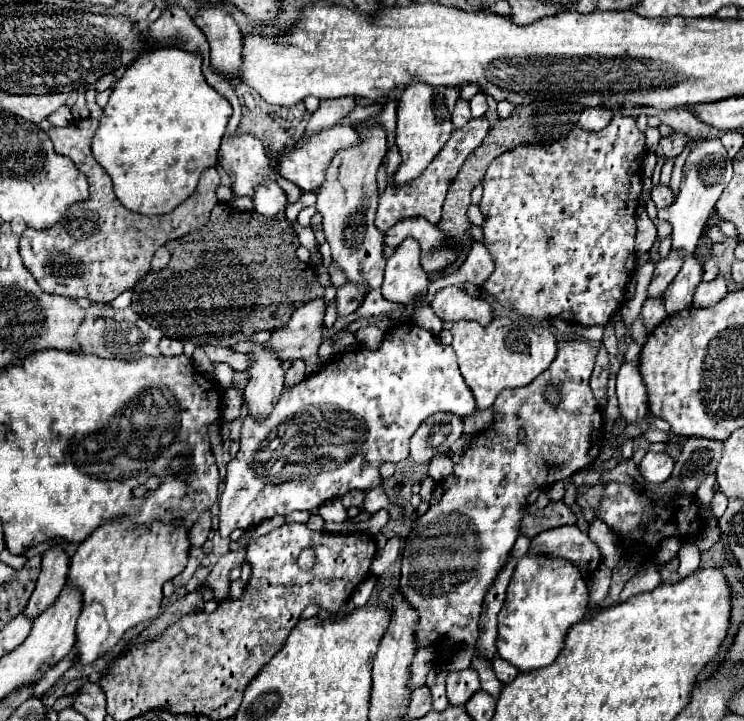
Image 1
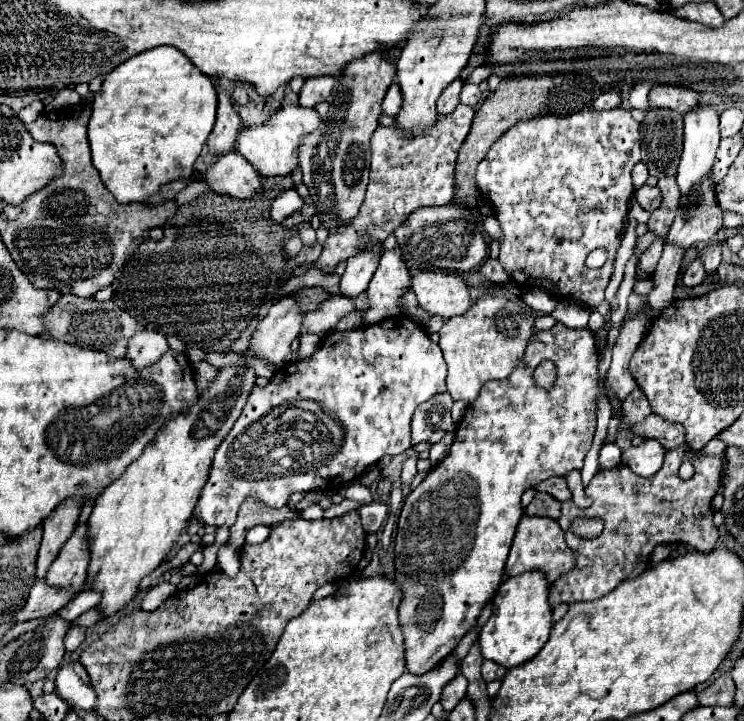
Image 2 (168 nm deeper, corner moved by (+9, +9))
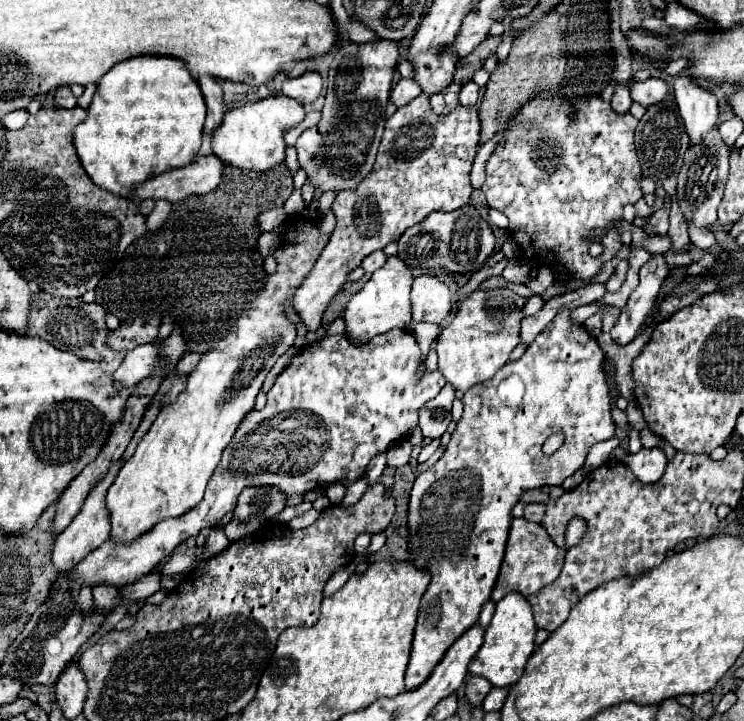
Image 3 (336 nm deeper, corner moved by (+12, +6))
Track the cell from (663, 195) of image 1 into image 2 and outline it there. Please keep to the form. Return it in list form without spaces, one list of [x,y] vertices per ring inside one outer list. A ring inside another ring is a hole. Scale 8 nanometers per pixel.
[[[643,186],[635,192],[635,198],[639,202],[639,206],[647,212],[653,212],[655,208],[659,208],[661,204],[661,190],[659,188],[649,188],[649,186]]]

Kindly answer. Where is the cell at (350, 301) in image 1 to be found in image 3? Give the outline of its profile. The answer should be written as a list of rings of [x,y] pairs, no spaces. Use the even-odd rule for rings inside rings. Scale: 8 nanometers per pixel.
[[[374,251],[374,253],[370,253],[366,259],[362,259],[360,267],[364,269],[366,275],[370,275],[370,273],[374,273],[376,269],[380,269],[384,263],[386,263],[386,255],[384,255],[384,251]]]

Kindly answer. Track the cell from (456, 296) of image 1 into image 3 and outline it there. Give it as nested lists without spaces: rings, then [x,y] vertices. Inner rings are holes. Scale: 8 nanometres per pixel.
[[[420,275],[412,285],[412,319],[440,323],[450,315],[452,293],[446,283],[432,275]]]

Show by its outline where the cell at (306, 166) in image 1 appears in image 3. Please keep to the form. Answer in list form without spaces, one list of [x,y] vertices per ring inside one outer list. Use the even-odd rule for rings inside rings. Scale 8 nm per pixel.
[[[276,95],[252,105],[228,109],[220,129],[216,129],[212,135],[214,155],[220,157],[226,165],[238,169],[268,171],[272,167],[278,167],[284,163],[284,153],[288,147],[284,141],[286,131],[298,127],[304,121],[304,117],[304,107],[294,99],[288,99],[286,95]]]

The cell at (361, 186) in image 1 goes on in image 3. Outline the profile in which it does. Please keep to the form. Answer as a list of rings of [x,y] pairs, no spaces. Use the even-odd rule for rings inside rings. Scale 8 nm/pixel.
[[[388,39],[376,43],[346,43],[330,63],[328,89],[322,119],[316,127],[306,129],[298,141],[298,161],[306,171],[316,195],[326,191],[352,191],[370,171],[384,131],[384,111],[392,89],[398,45]]]

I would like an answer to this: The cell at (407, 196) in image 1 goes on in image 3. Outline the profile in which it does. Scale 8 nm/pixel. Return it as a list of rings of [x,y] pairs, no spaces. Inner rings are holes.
[[[422,93],[412,103],[400,107],[388,121],[382,135],[382,143],[376,155],[374,169],[354,191],[340,191],[332,203],[332,211],[336,217],[336,229],[330,235],[330,241],[320,253],[320,259],[304,279],[304,283],[294,293],[294,311],[300,315],[302,323],[308,331],[320,327],[322,313],[330,299],[340,291],[346,283],[348,271],[360,265],[360,261],[376,249],[384,249],[388,243],[396,241],[408,227],[420,223],[432,211],[454,211],[468,203],[472,185],[470,185],[470,169],[474,155],[480,143],[480,119],[476,107],[458,105],[450,115],[436,115],[430,109],[428,97]]]

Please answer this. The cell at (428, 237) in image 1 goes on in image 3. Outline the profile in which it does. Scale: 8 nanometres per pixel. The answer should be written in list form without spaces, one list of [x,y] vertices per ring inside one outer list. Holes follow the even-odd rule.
[[[464,205],[450,213],[432,213],[414,227],[410,227],[398,239],[398,257],[410,269],[442,267],[450,273],[464,275],[480,271],[486,265],[488,257],[492,255],[494,245],[496,239],[492,227],[488,227],[488,221],[472,205]]]

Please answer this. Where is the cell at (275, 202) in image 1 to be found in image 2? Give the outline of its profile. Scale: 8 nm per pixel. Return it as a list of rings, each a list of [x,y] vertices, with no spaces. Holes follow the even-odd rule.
[[[227,152],[207,166],[203,172],[193,174],[195,180],[215,190],[215,194],[227,194],[235,198],[251,198],[261,188],[261,176],[253,166],[237,152]]]

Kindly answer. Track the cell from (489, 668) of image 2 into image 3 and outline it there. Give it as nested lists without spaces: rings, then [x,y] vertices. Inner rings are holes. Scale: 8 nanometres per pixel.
[[[472,675],[466,681],[466,699],[470,701],[470,705],[480,705],[490,689],[492,683],[488,683],[488,679],[484,679],[482,675]]]

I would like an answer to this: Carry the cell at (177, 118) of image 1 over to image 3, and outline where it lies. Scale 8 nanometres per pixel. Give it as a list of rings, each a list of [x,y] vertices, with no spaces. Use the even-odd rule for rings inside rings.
[[[140,55],[112,67],[112,71],[108,71],[108,75],[100,79],[92,105],[88,109],[88,117],[74,131],[74,145],[82,167],[98,187],[118,197],[132,197],[136,189],[148,179],[192,163],[202,143],[204,119],[204,95],[198,81],[186,71],[186,63],[172,57]]]

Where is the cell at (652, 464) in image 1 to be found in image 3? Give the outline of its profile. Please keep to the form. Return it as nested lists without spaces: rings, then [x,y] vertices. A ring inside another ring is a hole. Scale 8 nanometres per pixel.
[[[642,447],[638,453],[628,453],[628,457],[624,459],[624,465],[642,483],[656,483],[664,475],[666,463],[668,459],[660,447],[652,447],[652,449]]]

